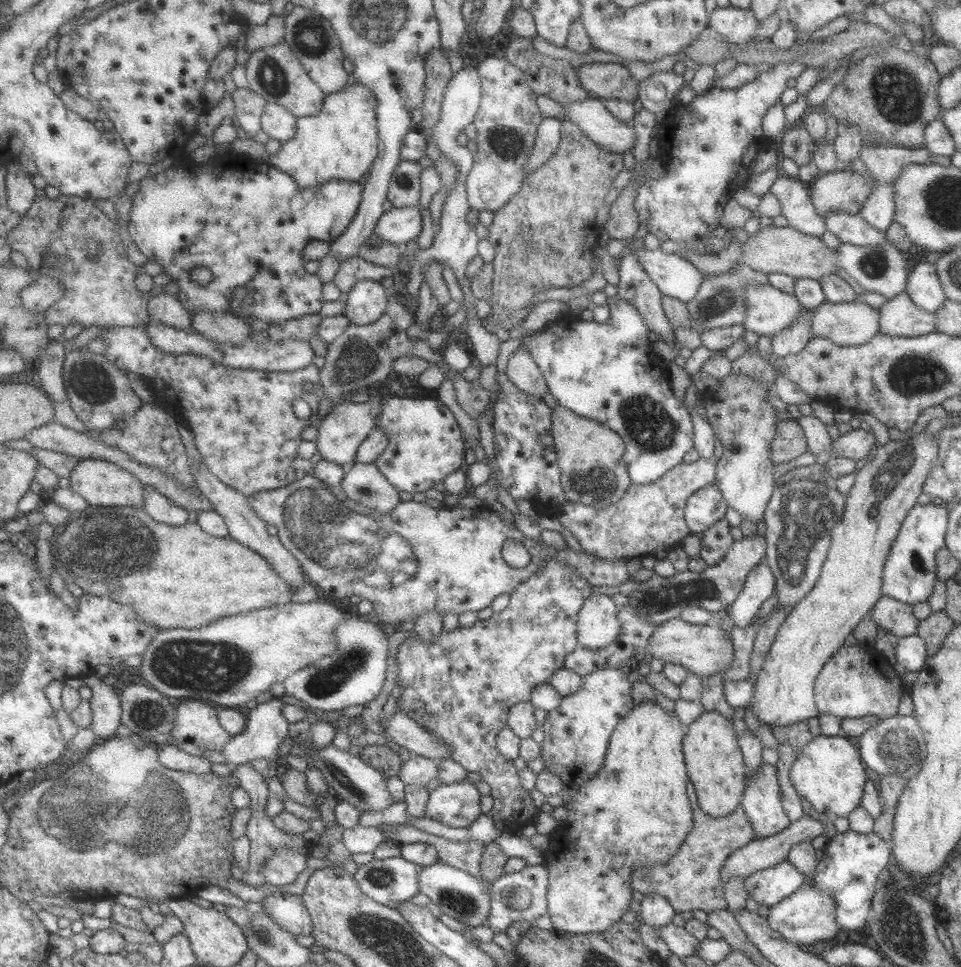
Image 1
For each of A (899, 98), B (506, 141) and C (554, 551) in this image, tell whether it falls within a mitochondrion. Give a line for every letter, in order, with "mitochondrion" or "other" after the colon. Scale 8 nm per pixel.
A: mitochondrion
B: mitochondrion
C: other

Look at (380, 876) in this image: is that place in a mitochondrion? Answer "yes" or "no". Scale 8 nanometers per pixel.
yes

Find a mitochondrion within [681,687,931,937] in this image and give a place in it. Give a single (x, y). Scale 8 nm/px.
(906, 750)

